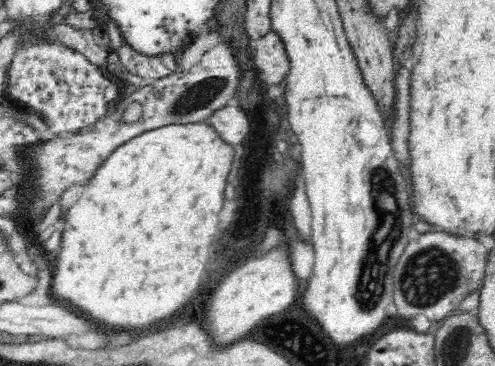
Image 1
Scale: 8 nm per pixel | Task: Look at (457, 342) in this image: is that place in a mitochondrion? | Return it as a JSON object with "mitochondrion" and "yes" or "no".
{"mitochondrion":"yes"}

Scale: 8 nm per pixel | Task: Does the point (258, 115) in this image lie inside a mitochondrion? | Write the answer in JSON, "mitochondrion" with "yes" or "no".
{"mitochondrion":"no"}

